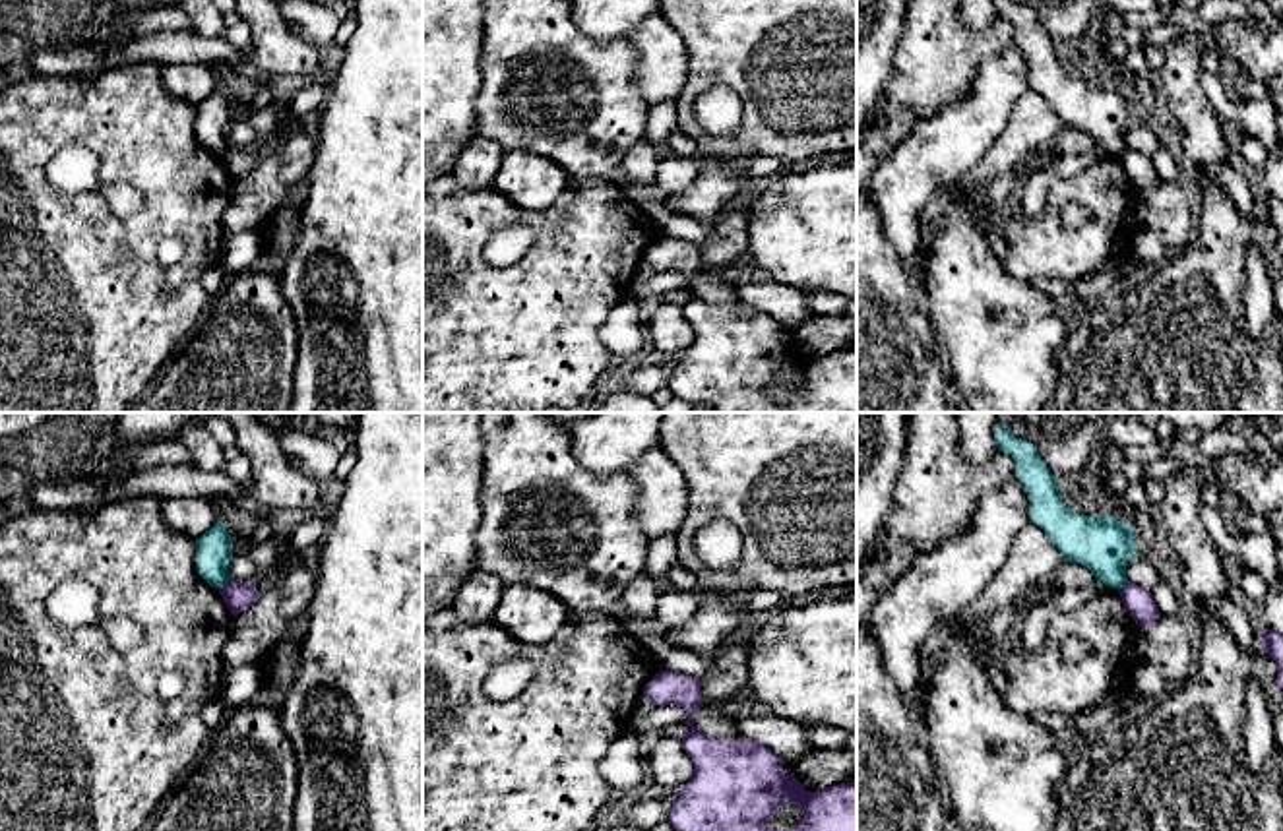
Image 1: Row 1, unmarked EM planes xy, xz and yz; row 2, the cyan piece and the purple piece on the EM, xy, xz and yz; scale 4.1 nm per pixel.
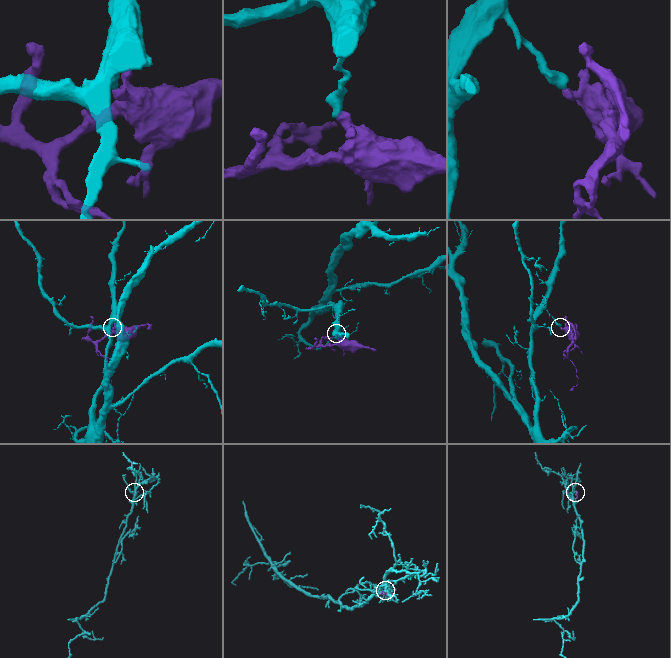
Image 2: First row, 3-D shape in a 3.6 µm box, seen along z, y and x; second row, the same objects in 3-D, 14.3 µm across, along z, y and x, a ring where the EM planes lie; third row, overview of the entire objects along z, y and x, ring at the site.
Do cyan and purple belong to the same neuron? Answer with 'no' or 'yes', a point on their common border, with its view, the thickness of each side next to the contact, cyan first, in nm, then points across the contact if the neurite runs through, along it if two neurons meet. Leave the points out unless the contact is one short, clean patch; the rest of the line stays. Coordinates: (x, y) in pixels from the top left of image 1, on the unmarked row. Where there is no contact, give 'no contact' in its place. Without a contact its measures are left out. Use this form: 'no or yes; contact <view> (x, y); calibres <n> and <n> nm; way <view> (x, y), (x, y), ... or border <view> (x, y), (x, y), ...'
no; contact xy (223, 150); calibres 160 and 120 nm; border xy (229, 146), (219, 155)

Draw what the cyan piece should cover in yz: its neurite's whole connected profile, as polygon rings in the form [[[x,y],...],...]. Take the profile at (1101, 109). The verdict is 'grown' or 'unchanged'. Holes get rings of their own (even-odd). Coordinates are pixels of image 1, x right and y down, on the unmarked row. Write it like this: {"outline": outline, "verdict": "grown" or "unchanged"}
{"outline": [[[994,0],[994,8],[998,17],[1016,27],[1016,45],[1027,56],[1031,89],[1052,105],[1064,128],[1089,134],[1111,155],[1130,149],[1126,132],[1138,118],[1130,91],[1109,81],[1074,79],[1060,66],[1056,45],[1031,8],[1012,0]]], "verdict": "unchanged"}

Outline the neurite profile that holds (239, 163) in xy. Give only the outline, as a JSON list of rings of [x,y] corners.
[[[229,147],[219,155],[223,167],[227,169],[233,182],[250,174],[258,165],[260,159],[252,149],[235,149]]]

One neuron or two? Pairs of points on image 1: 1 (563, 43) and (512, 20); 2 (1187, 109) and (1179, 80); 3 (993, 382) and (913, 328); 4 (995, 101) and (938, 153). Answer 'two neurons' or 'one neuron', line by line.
1: one neuron
2: one neuron
3: two neurons
4: one neuron

